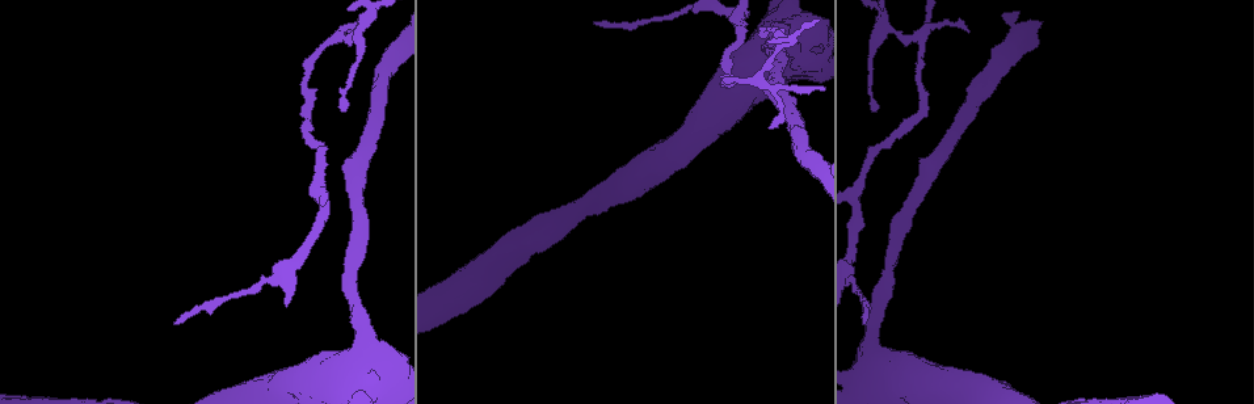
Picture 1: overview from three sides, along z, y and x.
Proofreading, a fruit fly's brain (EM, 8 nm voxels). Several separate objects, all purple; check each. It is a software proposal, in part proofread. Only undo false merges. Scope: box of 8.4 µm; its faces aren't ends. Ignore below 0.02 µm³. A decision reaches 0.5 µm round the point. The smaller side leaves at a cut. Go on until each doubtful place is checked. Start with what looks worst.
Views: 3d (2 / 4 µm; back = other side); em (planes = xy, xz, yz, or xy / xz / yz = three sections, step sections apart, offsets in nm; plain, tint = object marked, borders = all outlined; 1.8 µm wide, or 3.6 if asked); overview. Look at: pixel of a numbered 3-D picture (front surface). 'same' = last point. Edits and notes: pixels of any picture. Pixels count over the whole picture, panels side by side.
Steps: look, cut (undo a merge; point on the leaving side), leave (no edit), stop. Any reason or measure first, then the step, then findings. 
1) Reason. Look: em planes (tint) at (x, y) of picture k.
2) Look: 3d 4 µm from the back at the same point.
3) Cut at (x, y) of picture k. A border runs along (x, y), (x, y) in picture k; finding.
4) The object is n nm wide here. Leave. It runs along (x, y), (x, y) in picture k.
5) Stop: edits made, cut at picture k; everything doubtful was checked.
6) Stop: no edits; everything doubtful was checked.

Three arms meet. Look: 3d 2 µm from the back at (921, 40) of picture 1.

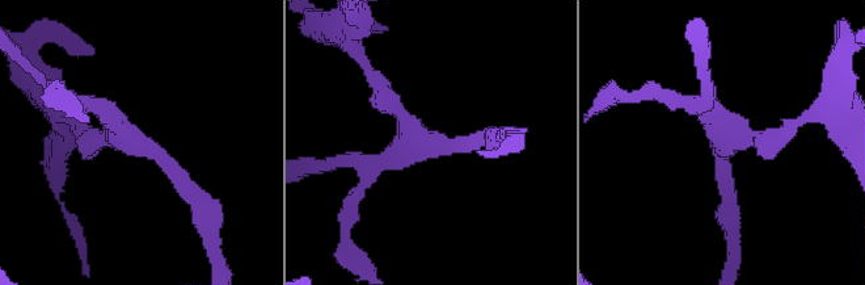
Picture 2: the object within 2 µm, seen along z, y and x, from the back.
Look: em planes (tint) at (726, 139) of picture 2.

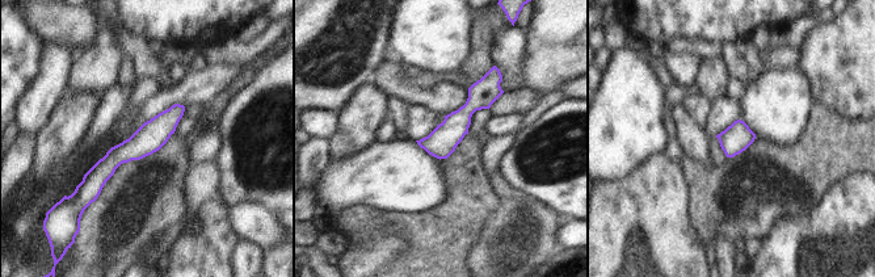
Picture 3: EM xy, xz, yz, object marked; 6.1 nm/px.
Leave. One neuron here.

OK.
Look: em 3.6 µm xz step 8 (tint) at (375, 366) of picture 1.

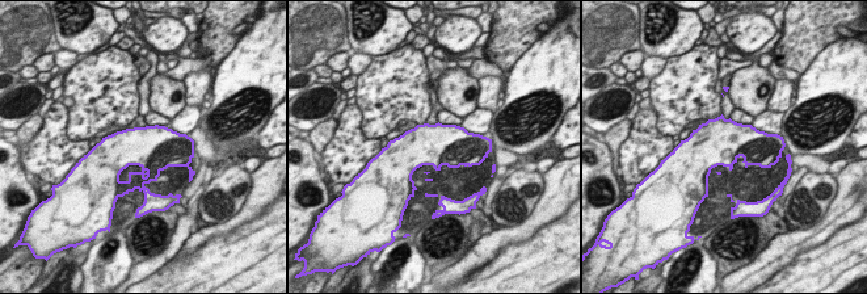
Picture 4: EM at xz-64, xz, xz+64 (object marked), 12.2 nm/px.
Cut it another way. Look: em 3.6 µm planes (tint) at the same point.

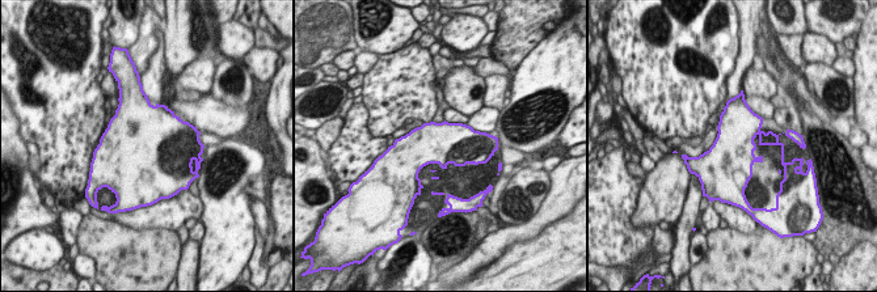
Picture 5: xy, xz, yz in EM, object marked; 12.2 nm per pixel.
Leave. All the same neuron.

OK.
A fork. Look: 3d 4 µm at (781, 48) of picture 1.

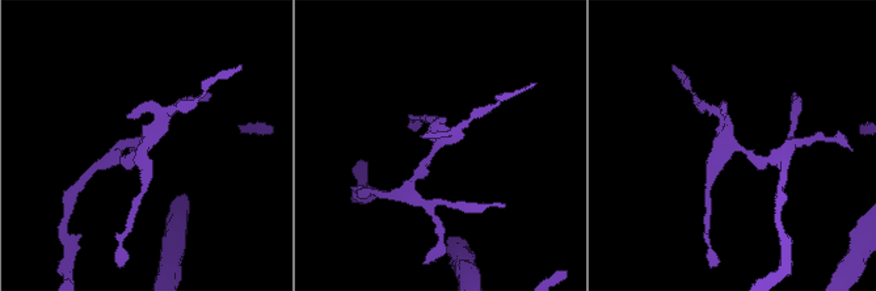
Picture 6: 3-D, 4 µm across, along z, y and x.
Look: em planes (tint) at (143, 147) of picture 6.

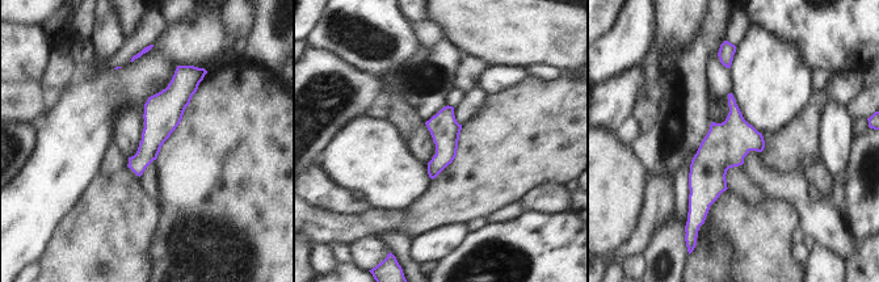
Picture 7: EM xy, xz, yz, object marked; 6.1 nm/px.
Leave. It runs along (731, 100), (734, 137), (694, 209) in picture 7; one neuron here.

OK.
Stop: no edits; everything doubtful was checked.

